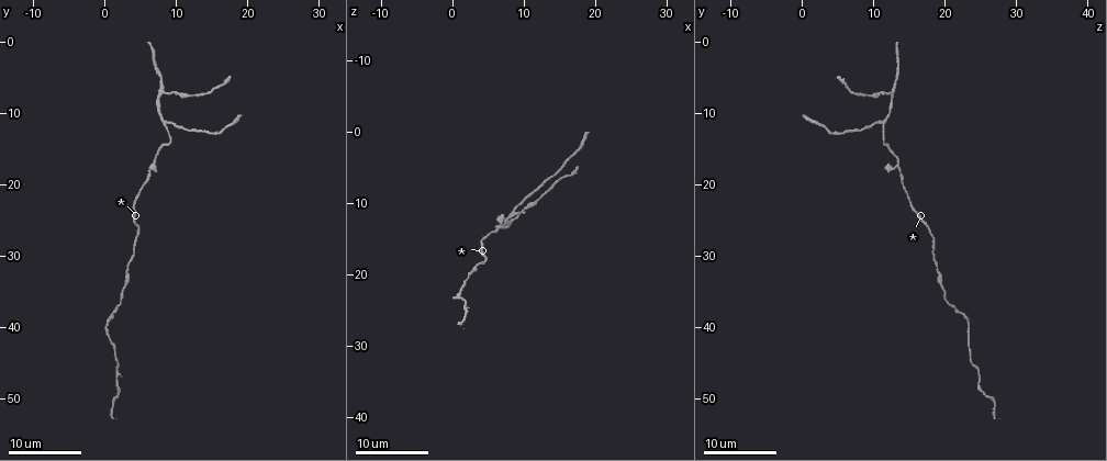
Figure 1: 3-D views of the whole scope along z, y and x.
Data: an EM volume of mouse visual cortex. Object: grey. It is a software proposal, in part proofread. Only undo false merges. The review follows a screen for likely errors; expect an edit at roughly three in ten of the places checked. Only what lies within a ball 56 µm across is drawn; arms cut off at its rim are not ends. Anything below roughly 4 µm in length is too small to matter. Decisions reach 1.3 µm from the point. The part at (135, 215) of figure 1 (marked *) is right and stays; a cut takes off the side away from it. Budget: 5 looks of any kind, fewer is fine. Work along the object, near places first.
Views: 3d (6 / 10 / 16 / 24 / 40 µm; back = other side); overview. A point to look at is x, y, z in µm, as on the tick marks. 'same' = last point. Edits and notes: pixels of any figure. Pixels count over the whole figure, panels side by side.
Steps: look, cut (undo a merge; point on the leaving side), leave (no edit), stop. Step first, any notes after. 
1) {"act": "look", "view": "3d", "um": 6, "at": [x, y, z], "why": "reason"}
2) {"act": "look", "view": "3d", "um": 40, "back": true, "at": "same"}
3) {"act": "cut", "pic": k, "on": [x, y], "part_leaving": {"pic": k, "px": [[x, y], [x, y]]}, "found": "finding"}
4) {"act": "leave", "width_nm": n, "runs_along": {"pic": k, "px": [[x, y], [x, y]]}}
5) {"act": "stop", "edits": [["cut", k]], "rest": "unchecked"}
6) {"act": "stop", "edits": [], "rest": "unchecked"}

{"act": "look", "view": "3d", "um": 24, "at": [8.5, 11.0, 11.5], "why": "three arms meet"}

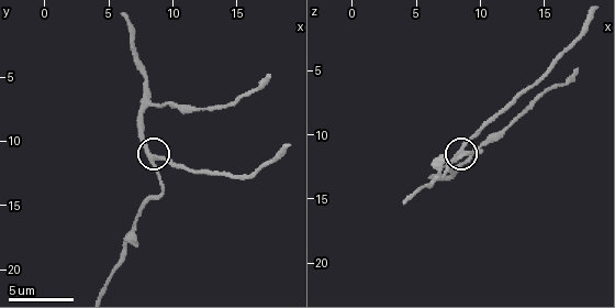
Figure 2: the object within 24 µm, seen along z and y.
{"act": "look", "view": "3d", "um": 6, "at": [8.4, 11.2, 11.2]}

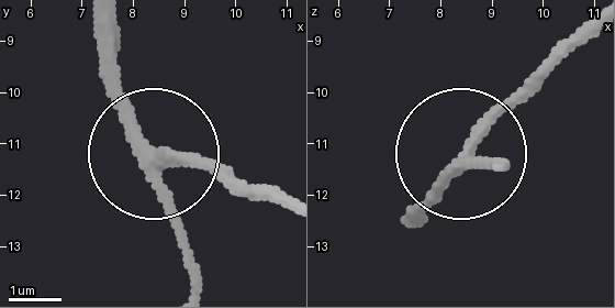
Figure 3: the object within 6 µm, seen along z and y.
{"act": "leave", "runs_along": {"pic": 3, "px": [[189, 288], [158, 161], [202, 157], [263, 183]]}, "found": "continuous, no second neuron"}

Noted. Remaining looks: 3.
{"act": "look", "view": "3d", "um": 10, "at": [8.0, 6.8, 12.4], "why": "a fork"}

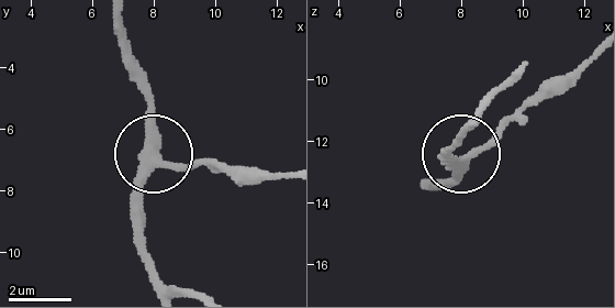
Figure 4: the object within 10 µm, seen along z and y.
{"act": "look", "view": "3d", "um": 10, "back": true, "at": [8.2, 7.0, 12.6], "why": "from behind"}

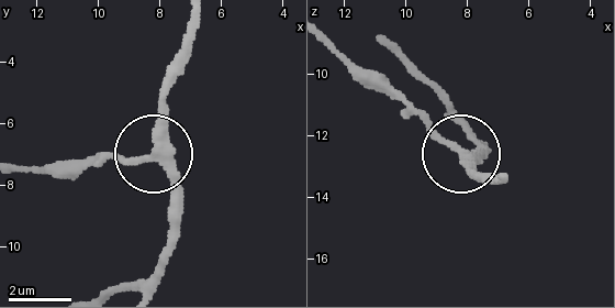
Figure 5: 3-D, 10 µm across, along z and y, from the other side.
{"act": "leave", "runs_along": {"pic": 5, "px": [[144, 285], [174, 230], [174, 183], [155, 151], [165, 83]]}, "found": "all the same neuron"}

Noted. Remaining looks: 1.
{"act": "stop", "edits": [], "rest": "unchecked"}

